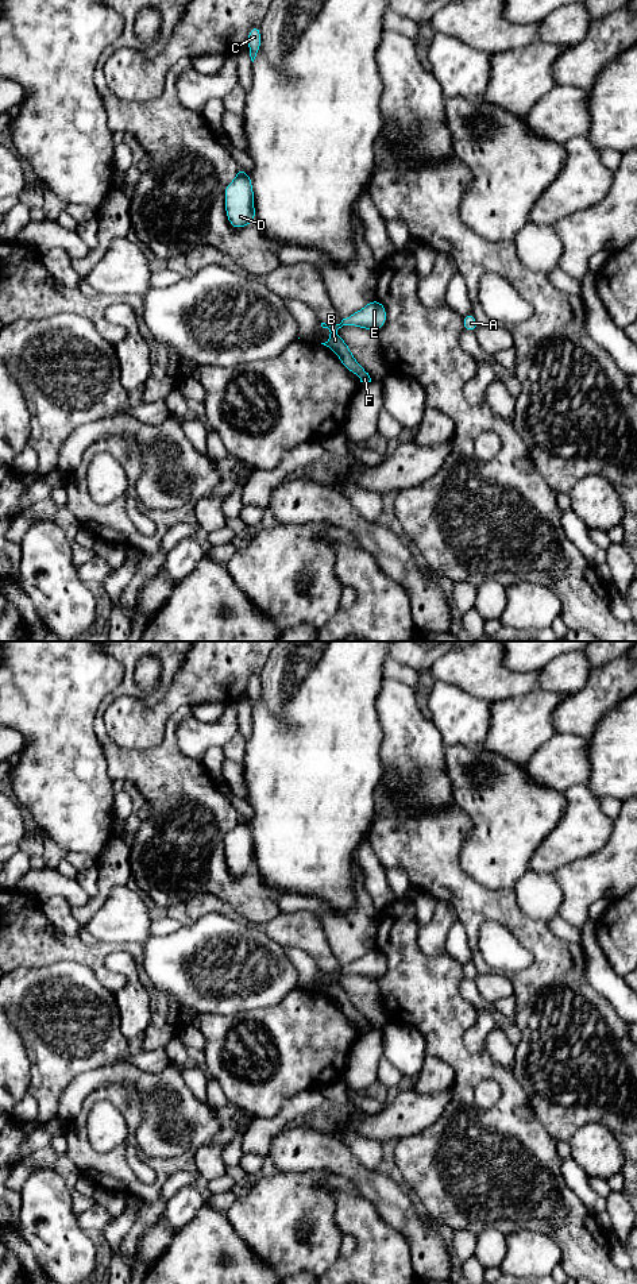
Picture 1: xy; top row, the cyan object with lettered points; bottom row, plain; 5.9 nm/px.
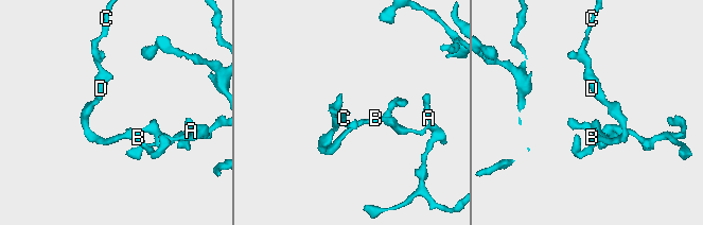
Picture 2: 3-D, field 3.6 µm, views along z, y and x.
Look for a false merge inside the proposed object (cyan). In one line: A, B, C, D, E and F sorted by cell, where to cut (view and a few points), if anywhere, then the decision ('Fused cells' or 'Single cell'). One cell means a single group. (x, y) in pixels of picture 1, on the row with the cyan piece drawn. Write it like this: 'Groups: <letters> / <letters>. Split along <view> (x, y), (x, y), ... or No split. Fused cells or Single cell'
Groups: A B C D E F. No split. Single cell

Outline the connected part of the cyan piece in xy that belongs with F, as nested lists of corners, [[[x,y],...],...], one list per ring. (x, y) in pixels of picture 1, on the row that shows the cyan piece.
[[[374,300],[368,302],[364,308],[355,312],[354,315],[345,317],[341,320],[340,324],[325,324],[321,323],[323,328],[328,328],[331,331],[331,336],[325,343],[321,343],[327,346],[328,348],[333,350],[340,362],[344,365],[344,367],[352,373],[355,373],[360,382],[368,383],[371,382],[371,378],[368,373],[355,360],[352,352],[350,351],[347,343],[340,339],[335,331],[341,328],[343,325],[355,325],[362,327],[370,331],[378,331],[382,328],[386,323],[386,309],[382,302],[378,300]]]

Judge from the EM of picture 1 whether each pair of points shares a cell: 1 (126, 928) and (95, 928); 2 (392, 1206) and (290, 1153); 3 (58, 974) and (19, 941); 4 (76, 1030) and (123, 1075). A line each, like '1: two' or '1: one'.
1: one
2: one
3: two
4: two

